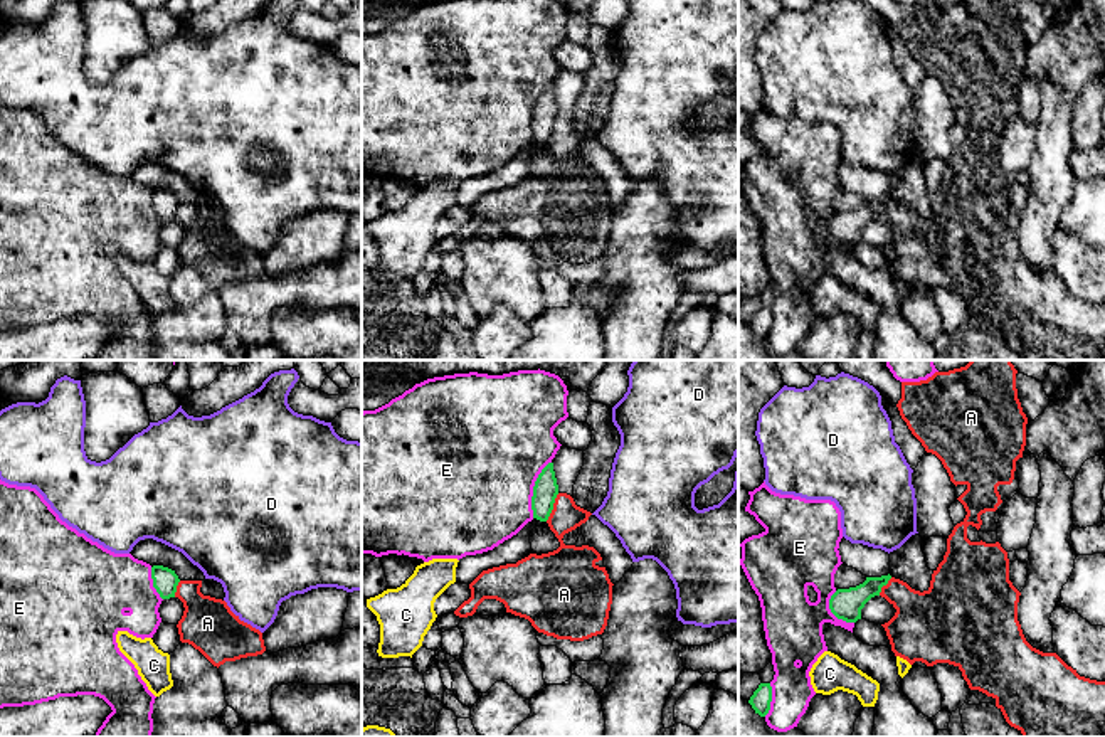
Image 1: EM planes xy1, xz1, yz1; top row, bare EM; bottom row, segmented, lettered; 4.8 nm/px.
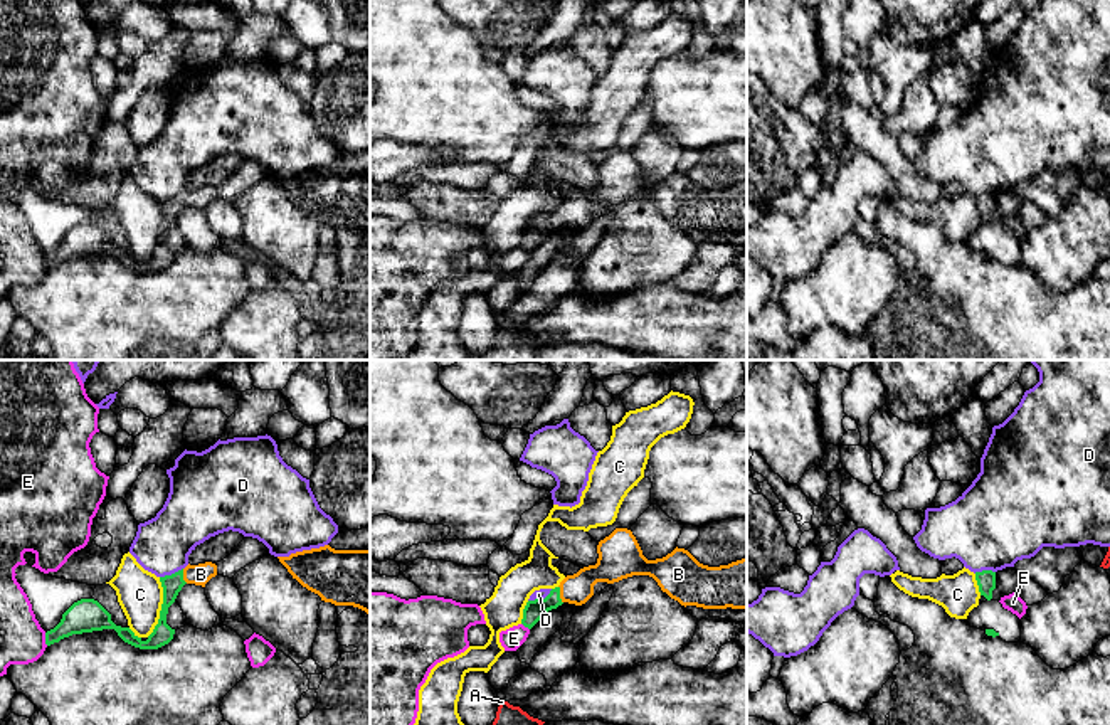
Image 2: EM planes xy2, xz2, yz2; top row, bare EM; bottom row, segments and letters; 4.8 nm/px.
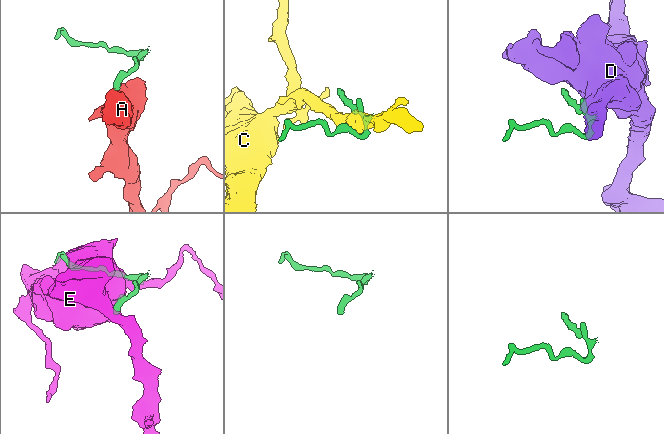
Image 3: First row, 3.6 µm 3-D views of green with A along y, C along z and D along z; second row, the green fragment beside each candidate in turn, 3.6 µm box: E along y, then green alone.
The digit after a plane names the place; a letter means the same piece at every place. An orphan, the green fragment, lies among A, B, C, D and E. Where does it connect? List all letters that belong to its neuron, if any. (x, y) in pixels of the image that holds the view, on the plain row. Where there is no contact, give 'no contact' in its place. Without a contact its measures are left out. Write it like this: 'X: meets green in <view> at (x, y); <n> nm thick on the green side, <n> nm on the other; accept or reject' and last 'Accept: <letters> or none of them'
A: meets green in xz1 at (552, 130); 120 nm thick on the green side, 140 nm on the other; reject
B: meets green in xz2 at (559, 217); 100 nm thick on the green side, 150 nm on the other; accept
C: meets green in xy2 at (162, 231); 100 nm thick on the green side, 220 nm on the other; reject
D: meets green in xy2 at (172, 197); 100 nm thick on the green side, 280 nm on the other; reject
E: meets green in xz1 at (533, 113); 120 nm thick on the green side, 500 nm on the other; reject
Accept: B

